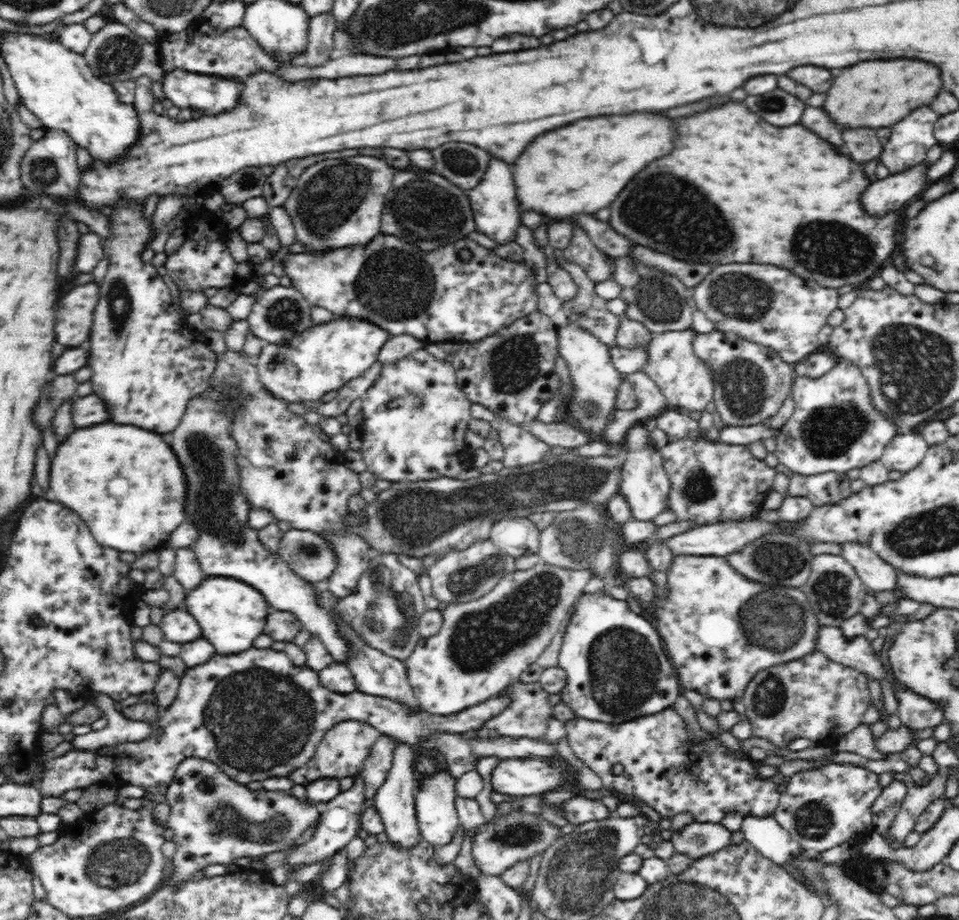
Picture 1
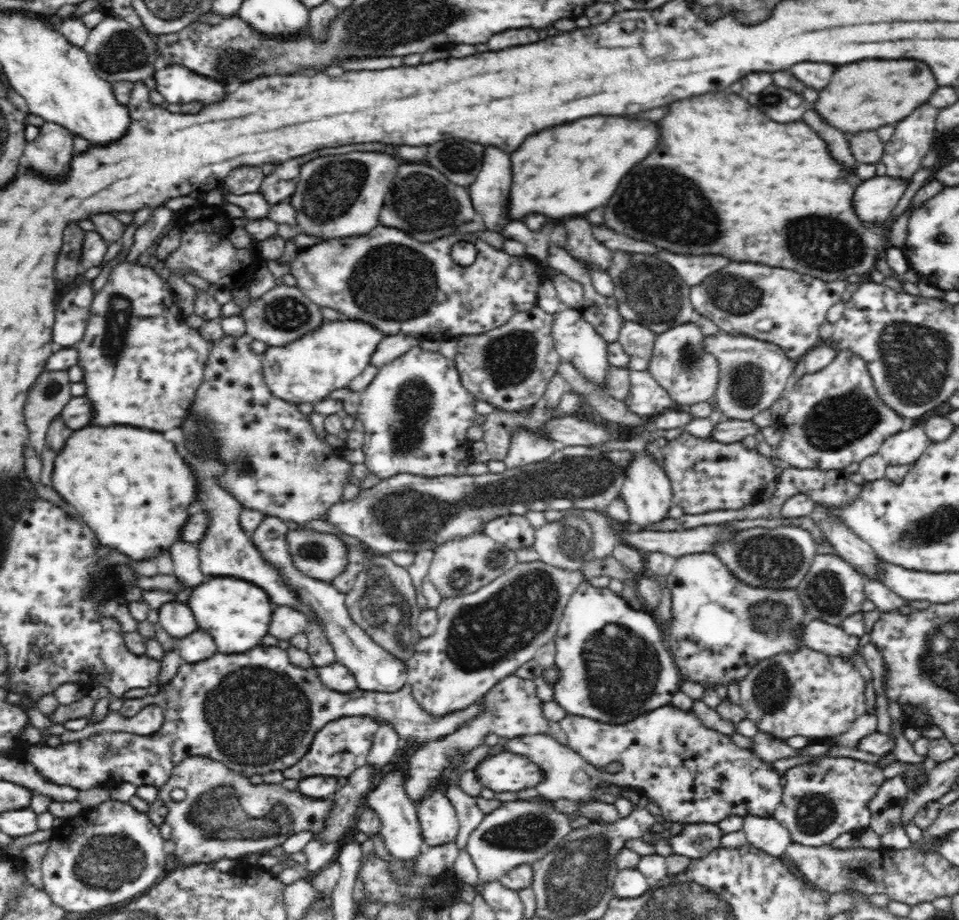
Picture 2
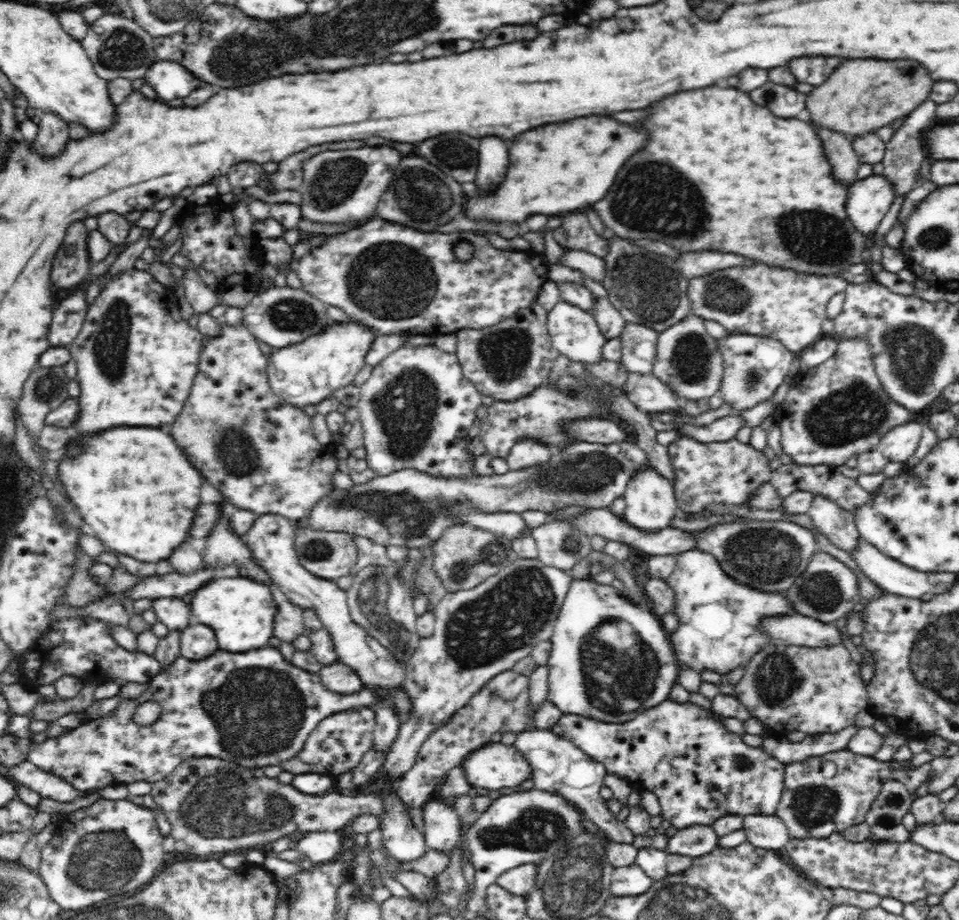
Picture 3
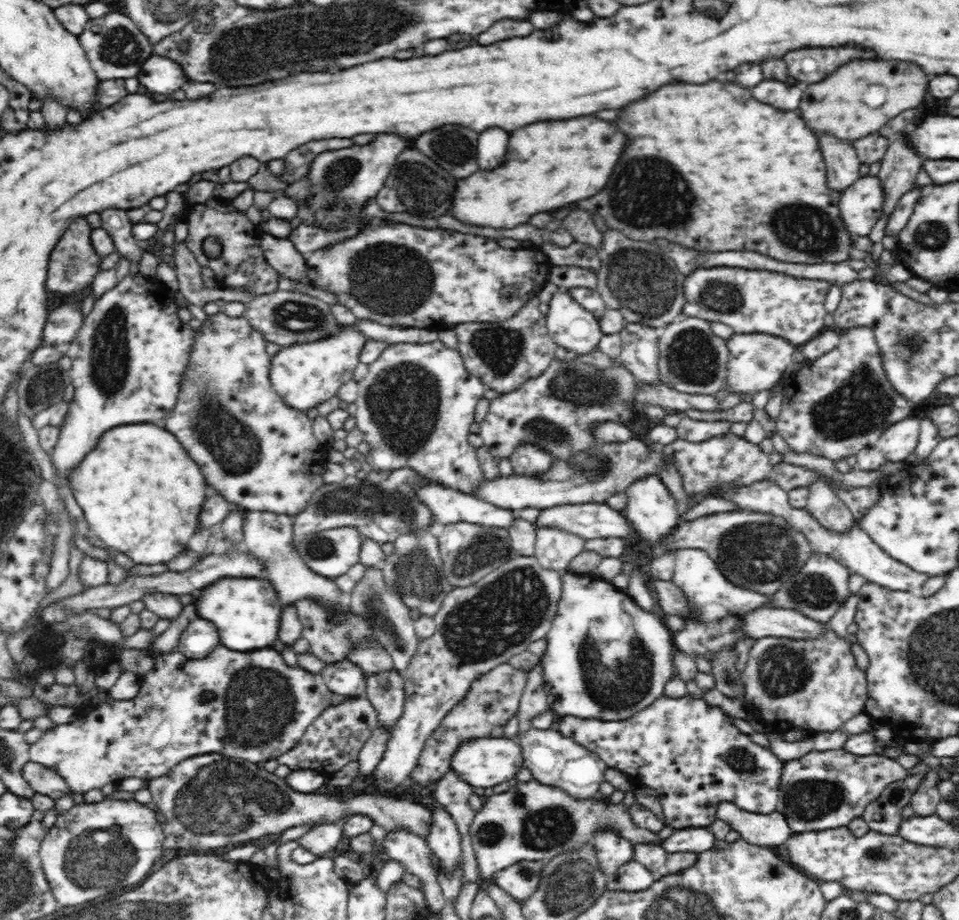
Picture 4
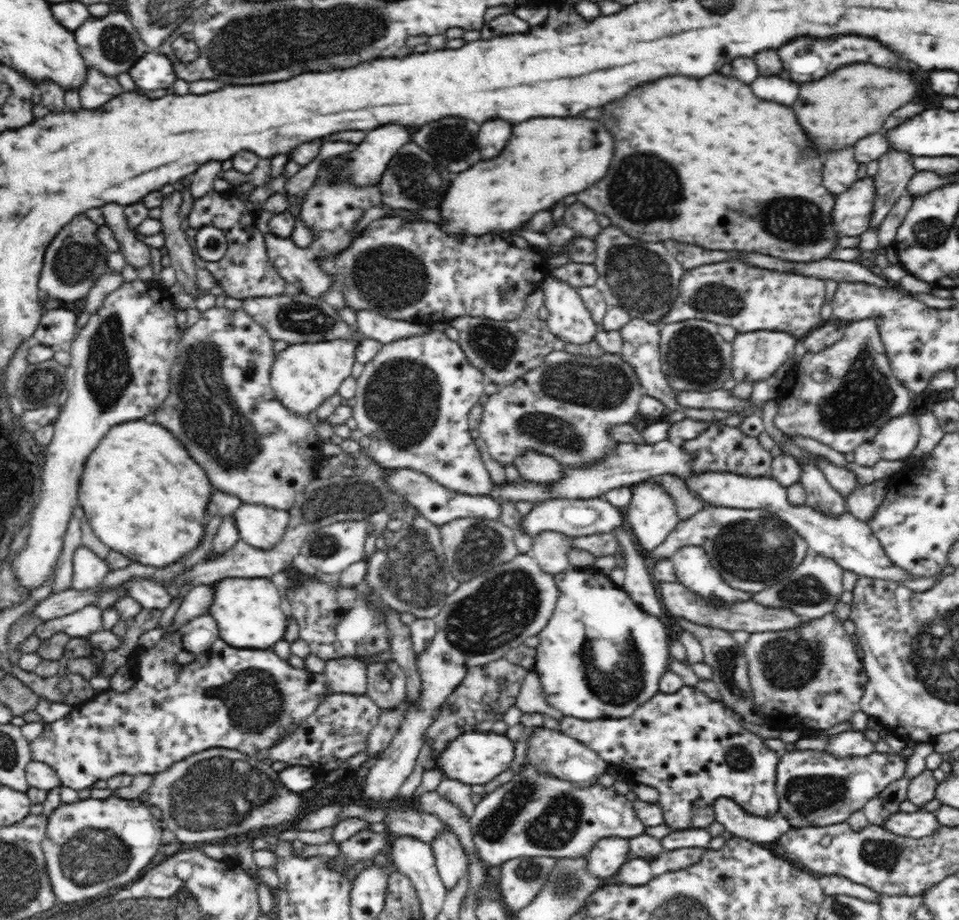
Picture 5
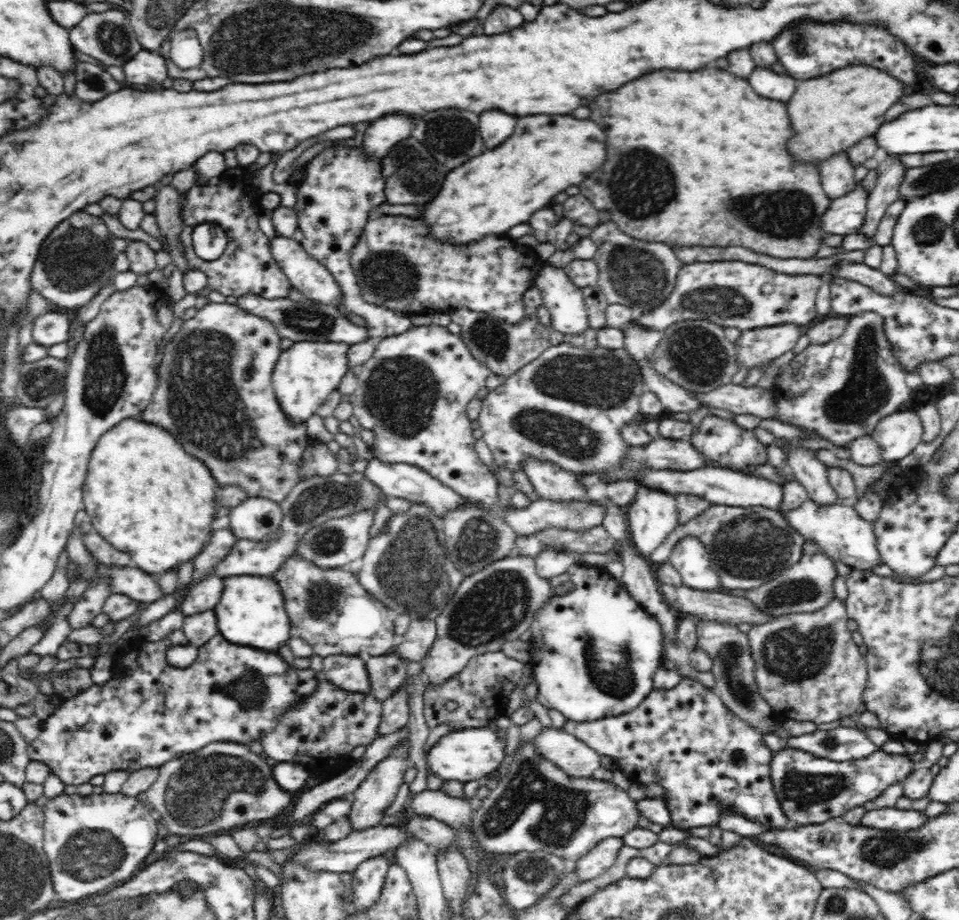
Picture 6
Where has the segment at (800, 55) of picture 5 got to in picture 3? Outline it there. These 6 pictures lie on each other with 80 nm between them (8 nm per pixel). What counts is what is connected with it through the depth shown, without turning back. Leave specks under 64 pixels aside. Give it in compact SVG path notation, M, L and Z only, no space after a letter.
M794 58L790 62L790 70L792 74L806 84L812 86L820 86L822 82L826 82L826 78L830 78L830 74L840 66L842 60L838 58Z

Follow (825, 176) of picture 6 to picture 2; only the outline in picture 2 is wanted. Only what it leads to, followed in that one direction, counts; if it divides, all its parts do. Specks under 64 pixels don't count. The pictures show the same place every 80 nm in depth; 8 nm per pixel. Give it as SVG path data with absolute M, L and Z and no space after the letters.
M808 110L802 120L804 120L804 122L810 122L810 126L814 126L814 130L820 134L820 138L828 142L830 154L832 154L838 162L842 162L844 166L848 166L850 170L854 170L856 162L854 162L854 156L852 156L852 152L850 152L850 146L846 144L844 132L834 130L834 126L826 126L826 122L818 122L818 118L814 118L814 110Z

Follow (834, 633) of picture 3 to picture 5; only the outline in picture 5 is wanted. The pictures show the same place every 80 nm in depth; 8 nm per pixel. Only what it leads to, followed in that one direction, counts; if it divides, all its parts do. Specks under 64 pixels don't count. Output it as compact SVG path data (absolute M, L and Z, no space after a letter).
M658 582L657 589L662 599L662 604L668 615L672 617L681 617L698 625L720 628L732 632L744 631L749 635L762 631L786 631L791 627L799 626L798 614L795 614L788 608L768 608L754 602L752 599L748 602L709 602L707 598L698 596L689 588L678 582Z

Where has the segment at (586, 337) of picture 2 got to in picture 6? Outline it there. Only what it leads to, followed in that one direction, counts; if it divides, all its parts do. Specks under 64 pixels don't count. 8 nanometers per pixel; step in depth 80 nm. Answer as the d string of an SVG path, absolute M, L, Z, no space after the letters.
M546 261L539 268L539 274L535 278L535 287L538 287L542 295L543 305L550 312L551 327L562 334L582 334L590 327L588 324L588 312L585 303L585 295L581 288L576 287L566 276L562 268L552 267Z

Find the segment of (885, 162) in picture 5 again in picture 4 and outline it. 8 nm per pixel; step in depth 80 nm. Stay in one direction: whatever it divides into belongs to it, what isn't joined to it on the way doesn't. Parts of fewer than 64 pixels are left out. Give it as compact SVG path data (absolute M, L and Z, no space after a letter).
M894 138L885 155L879 160L880 170L876 177L882 183L884 201L882 215L891 213L900 200L900 196L916 187L916 176L922 166L922 160L914 150L906 150L898 138Z

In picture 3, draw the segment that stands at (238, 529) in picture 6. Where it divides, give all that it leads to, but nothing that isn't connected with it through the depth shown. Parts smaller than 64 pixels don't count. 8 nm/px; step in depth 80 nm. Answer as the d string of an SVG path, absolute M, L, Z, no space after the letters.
M258 515L252 529L244 536L244 540L247 548L252 550L255 562L266 571L270 582L278 586L287 600L303 610L312 609L317 612L318 619L322 620L326 631L330 631L329 635L336 647L338 660L354 670L365 687L401 687L406 678L405 665L394 658L394 655L373 636L353 622L347 605L346 591L340 589L334 580L321 579L300 565L294 545L297 531L295 522L291 522L284 516Z

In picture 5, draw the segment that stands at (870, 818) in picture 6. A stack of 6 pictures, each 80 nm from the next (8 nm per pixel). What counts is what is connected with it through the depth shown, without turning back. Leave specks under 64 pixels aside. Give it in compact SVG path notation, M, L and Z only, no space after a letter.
M926 810L912 813L898 811L888 816L888 820L882 824L882 827L892 832L894 836L924 838L924 836L934 834L939 824L936 815Z

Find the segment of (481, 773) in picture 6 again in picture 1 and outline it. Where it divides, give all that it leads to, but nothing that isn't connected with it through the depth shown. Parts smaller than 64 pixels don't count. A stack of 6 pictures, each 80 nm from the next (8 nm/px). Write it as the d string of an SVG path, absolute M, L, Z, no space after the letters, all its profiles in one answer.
M545 758L503 759L491 775L493 790L511 797L544 795L570 780L570 773Z

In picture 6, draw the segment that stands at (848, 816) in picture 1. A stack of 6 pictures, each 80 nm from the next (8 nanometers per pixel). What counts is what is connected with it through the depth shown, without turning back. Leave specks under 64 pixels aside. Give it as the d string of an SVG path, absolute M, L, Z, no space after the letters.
M786 747L785 749L773 752L770 774L775 793L791 825L804 826L844 816L848 810L856 808L856 806L863 806L865 802L880 796L880 793L884 792L891 784L902 782L914 768L915 765L911 762L910 756L907 753L888 754L882 750L877 750L867 758L838 763L814 757L814 754L811 752L798 750L797 747Z

